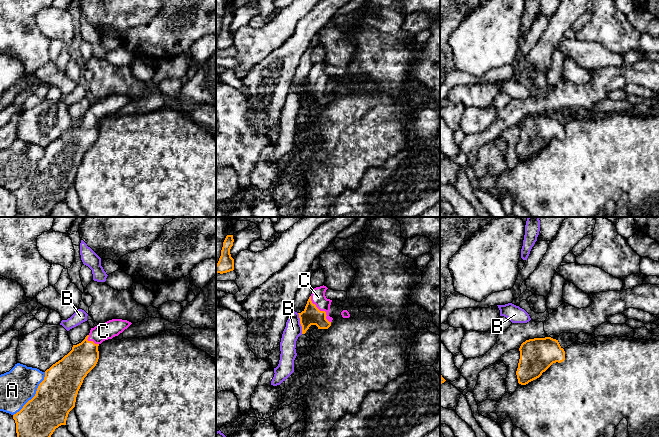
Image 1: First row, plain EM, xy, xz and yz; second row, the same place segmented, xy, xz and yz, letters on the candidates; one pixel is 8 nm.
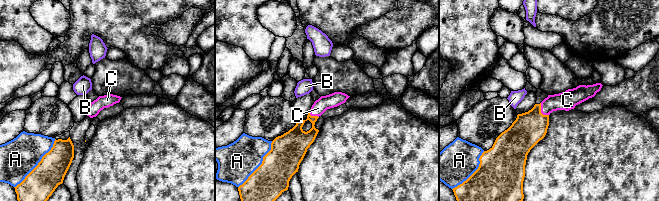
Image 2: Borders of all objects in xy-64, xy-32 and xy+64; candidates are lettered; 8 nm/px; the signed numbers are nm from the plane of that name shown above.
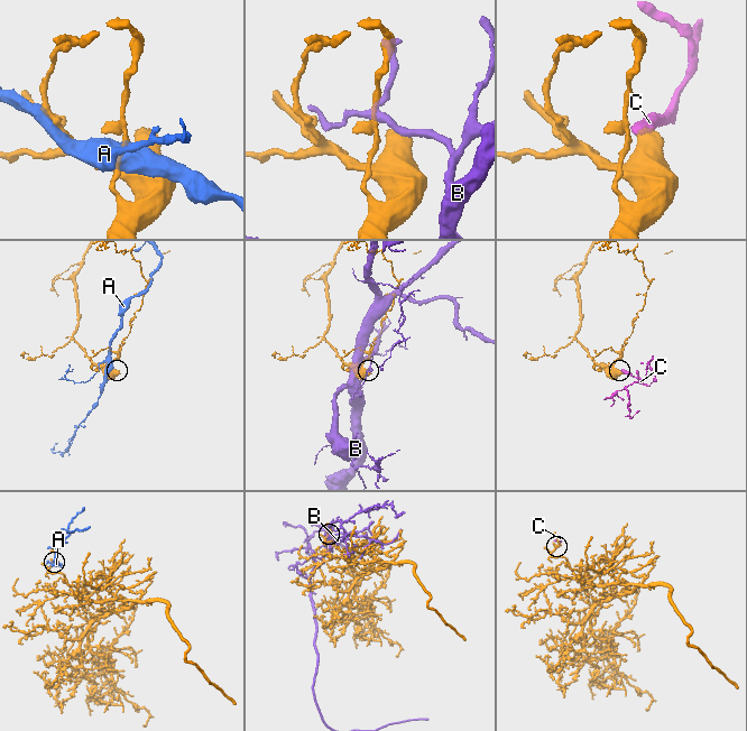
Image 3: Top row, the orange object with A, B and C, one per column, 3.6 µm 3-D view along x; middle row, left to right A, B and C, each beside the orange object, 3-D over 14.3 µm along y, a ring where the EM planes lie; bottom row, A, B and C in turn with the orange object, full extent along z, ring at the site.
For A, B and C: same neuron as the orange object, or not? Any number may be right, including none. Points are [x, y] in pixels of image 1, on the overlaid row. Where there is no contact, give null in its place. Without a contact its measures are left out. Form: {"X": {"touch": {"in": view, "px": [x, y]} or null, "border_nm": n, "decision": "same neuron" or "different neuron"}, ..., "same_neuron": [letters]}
{"A": {"touch": {"in": "xy", "px": [35, 394]}, "border_nm": 440, "decision": "different neuron"}, "B": {"touch": {"in": "xz", "px": [300, 323]}, "border_nm": 170, "decision": "different neuron"}, "C": {"touch": {"in": "xz", "px": [321, 311]}, "border_nm": 280, "decision": "same neuron"}, "same_neuron": ["C"]}

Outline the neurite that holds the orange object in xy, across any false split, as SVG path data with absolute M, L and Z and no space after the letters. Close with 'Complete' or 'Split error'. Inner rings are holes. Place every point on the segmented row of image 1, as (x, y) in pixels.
M122 319L99 323L81 343L73 345L67 355L47 369L35 396L13 415L17 437L51 437L56 428L66 425L84 378L98 362L98 346L131 324Z. Split error

